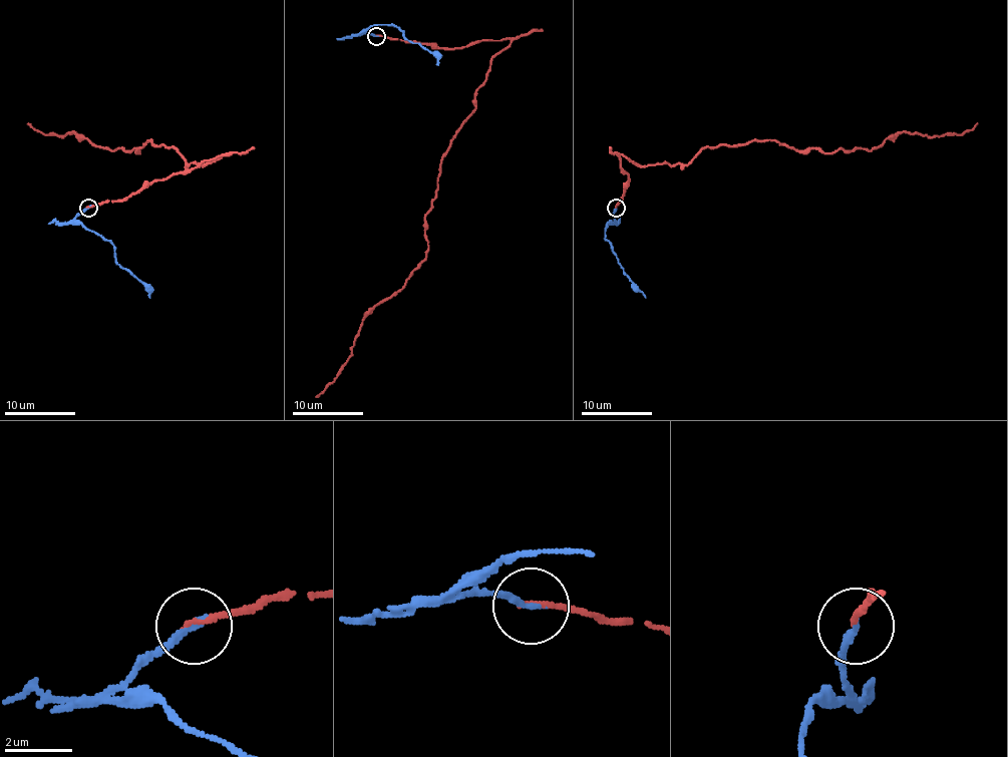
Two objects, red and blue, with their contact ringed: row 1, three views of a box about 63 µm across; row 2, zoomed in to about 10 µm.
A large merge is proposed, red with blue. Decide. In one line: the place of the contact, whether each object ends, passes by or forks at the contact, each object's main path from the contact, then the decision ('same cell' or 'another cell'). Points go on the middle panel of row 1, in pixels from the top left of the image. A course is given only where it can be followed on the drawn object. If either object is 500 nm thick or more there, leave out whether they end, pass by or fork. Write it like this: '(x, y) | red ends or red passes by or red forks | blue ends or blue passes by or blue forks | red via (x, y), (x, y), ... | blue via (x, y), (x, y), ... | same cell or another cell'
(376, 36) | red ends | blue ends | red via (375, 35), (511, 42), (440, 164), (426, 258), (364, 318), (315, 397) | blue via (377, 35), (363, 34), (375, 25), (396, 25), (405, 37), (431, 51), (438, 65) | another cell

